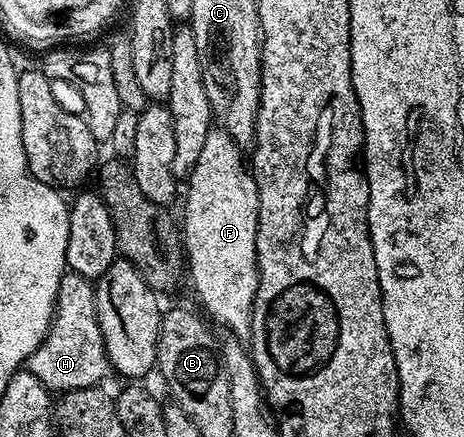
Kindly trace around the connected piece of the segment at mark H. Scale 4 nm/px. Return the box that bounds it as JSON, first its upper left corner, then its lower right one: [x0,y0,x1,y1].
[25,269,112,393]

